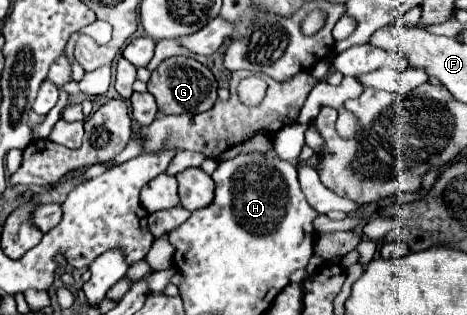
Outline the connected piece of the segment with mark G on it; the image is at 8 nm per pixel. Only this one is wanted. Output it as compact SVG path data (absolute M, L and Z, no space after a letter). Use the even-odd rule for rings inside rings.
M173 56L153 70L147 90L155 96L161 114L199 114L209 110L217 100L217 80L211 70L191 56Z

